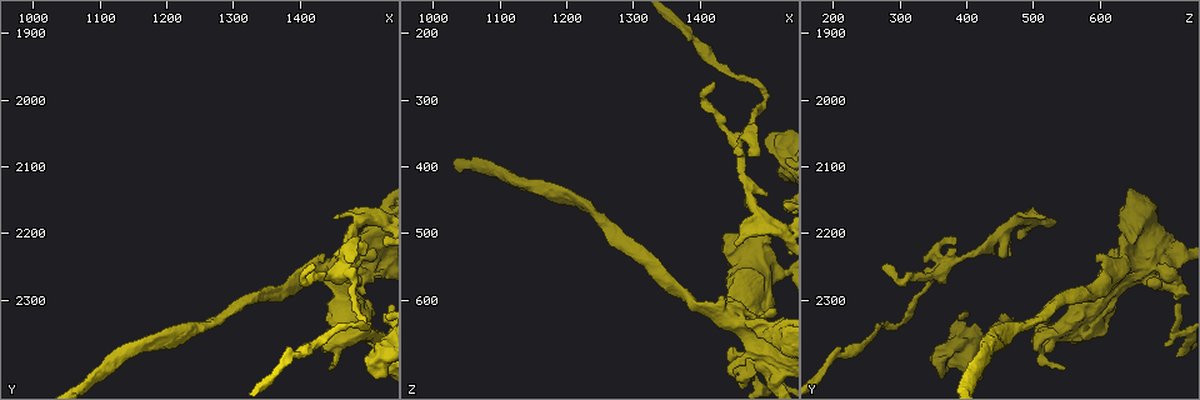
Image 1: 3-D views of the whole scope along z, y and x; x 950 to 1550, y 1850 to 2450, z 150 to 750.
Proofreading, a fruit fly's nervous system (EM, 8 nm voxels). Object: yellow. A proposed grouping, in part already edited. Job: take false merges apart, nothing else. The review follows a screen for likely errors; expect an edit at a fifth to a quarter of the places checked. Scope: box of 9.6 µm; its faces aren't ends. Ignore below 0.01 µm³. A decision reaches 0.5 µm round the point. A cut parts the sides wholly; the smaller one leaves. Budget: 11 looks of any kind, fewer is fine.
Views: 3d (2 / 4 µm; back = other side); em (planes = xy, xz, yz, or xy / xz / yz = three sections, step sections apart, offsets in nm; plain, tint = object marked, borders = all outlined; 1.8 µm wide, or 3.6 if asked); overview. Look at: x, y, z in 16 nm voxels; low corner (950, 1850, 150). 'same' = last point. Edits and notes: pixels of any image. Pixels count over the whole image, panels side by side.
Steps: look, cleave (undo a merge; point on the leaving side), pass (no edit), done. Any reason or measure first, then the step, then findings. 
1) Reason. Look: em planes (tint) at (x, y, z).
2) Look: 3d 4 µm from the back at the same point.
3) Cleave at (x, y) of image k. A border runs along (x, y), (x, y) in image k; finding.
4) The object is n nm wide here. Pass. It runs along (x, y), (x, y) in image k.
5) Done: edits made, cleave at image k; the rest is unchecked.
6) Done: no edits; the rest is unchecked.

Touches itself. Look: 3d 4 µm at (1480, 2265, 680).

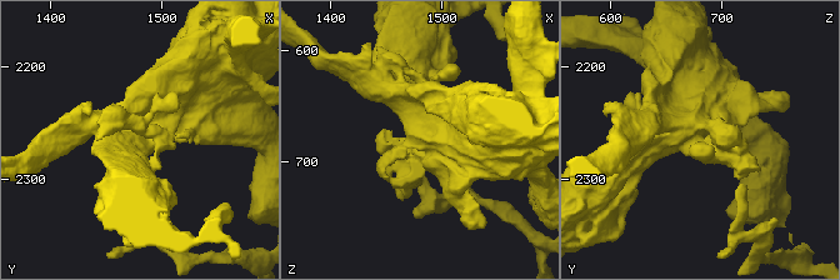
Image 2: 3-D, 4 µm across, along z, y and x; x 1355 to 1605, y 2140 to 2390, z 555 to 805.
Look: em 3.6 µm planes (tint) at (1484, 2268, 682).

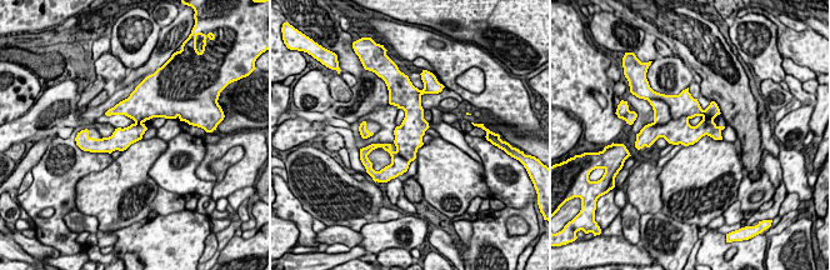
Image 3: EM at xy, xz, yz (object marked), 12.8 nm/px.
The object is 280 nm wide here. Pass. All the same neuron.

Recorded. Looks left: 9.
Look: 3d 4 µm at (1495, 2345, 560).

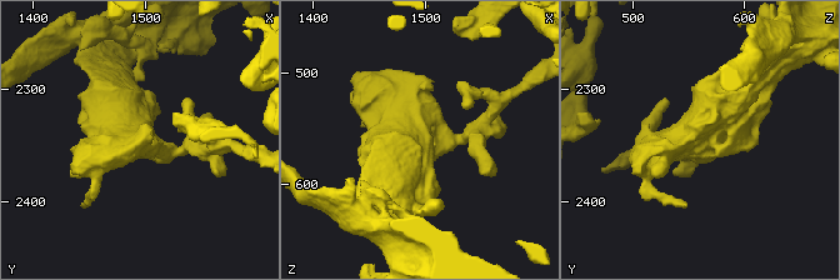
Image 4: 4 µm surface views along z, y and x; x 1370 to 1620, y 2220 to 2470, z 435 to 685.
Look: em 3.6 µm planes (borders) at (1494, 2346, 562).

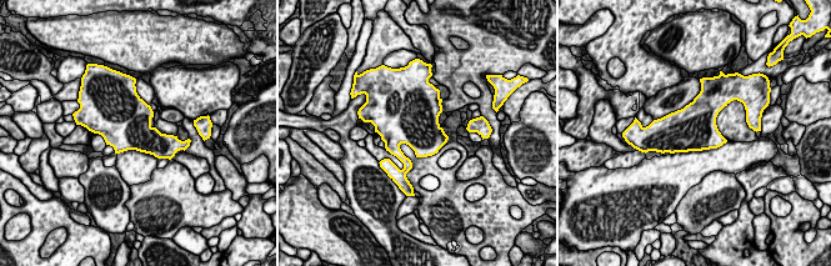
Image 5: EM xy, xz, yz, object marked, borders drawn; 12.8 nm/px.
Pass. One neuron here.

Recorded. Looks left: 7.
Calibre changes. Look: 3d 2 µm at (1510, 2390, 355).

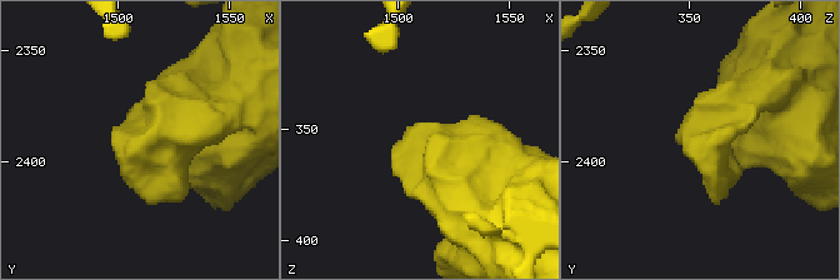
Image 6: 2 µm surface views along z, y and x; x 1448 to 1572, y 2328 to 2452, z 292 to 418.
Need the tissue. Look: em yz step 16 (tint) at (1510, 2395, 359).

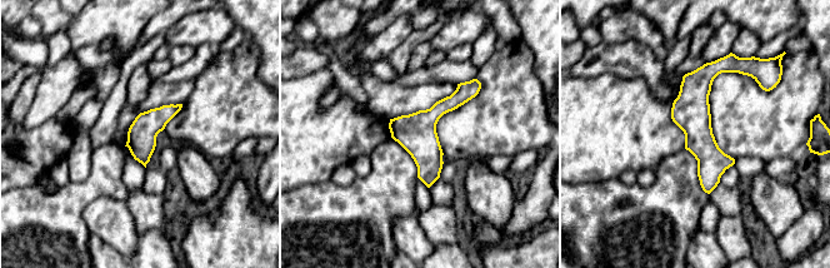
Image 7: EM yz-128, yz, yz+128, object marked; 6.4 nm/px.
Another direction. Look: em planes (tint) at the same point.

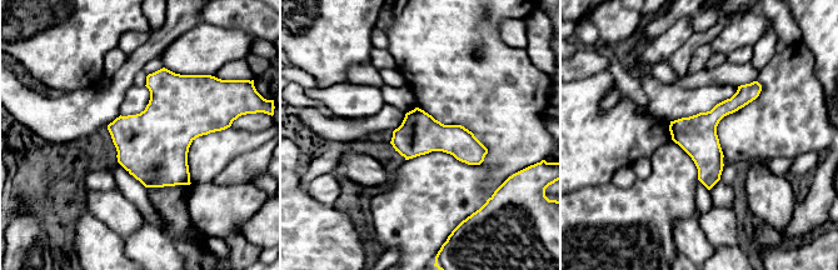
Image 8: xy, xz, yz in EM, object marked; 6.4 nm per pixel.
Pass. Continuous, no second neuron.

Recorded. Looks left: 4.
Abrupt turn. Look: 3d 4 µm at (1410, 2270, 295).

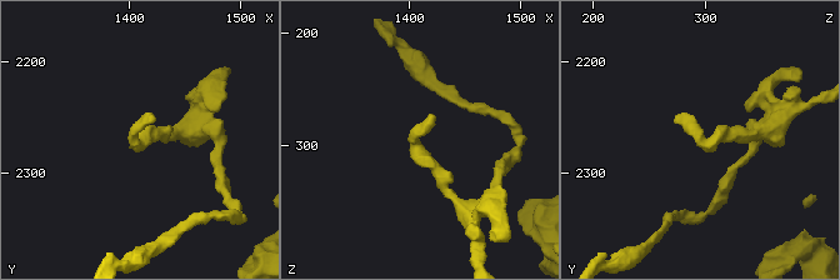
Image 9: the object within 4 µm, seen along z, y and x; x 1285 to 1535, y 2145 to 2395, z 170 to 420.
Look: em planes (borders) at (1406, 2270, 298).

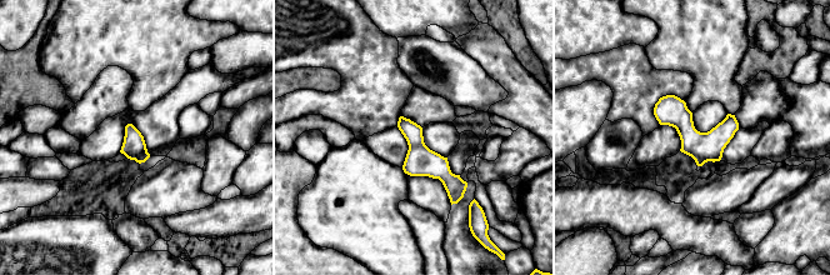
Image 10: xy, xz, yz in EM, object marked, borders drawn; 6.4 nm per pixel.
The object is 160 nm wide here. Pass. It runs along (401, 120), (456, 198) in image 10; one neuron here.

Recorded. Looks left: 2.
Done: no edits; the rest is unchecked.

